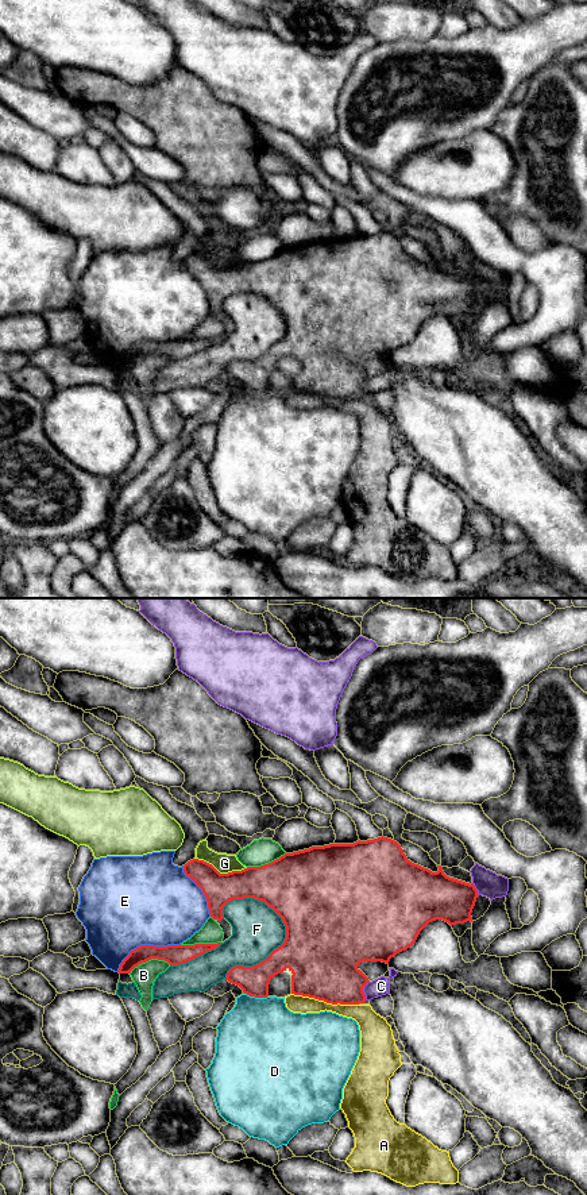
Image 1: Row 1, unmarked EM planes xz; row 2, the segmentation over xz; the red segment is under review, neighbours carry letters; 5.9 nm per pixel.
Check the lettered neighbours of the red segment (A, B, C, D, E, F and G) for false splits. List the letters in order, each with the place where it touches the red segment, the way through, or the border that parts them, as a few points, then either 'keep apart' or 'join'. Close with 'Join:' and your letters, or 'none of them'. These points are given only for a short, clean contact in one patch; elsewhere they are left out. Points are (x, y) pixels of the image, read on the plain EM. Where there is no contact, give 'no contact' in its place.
A: xz (325, 396) | keep apart
B: xz (149, 354) | keep apart
C: xz (362, 385) | keep apart
D: xz (257, 392) | keep apart
E: xz (145, 340) | keep apart
F: xz (273, 346) | keep apart
G: xz (221, 269) | keep apart
Join: none of them

